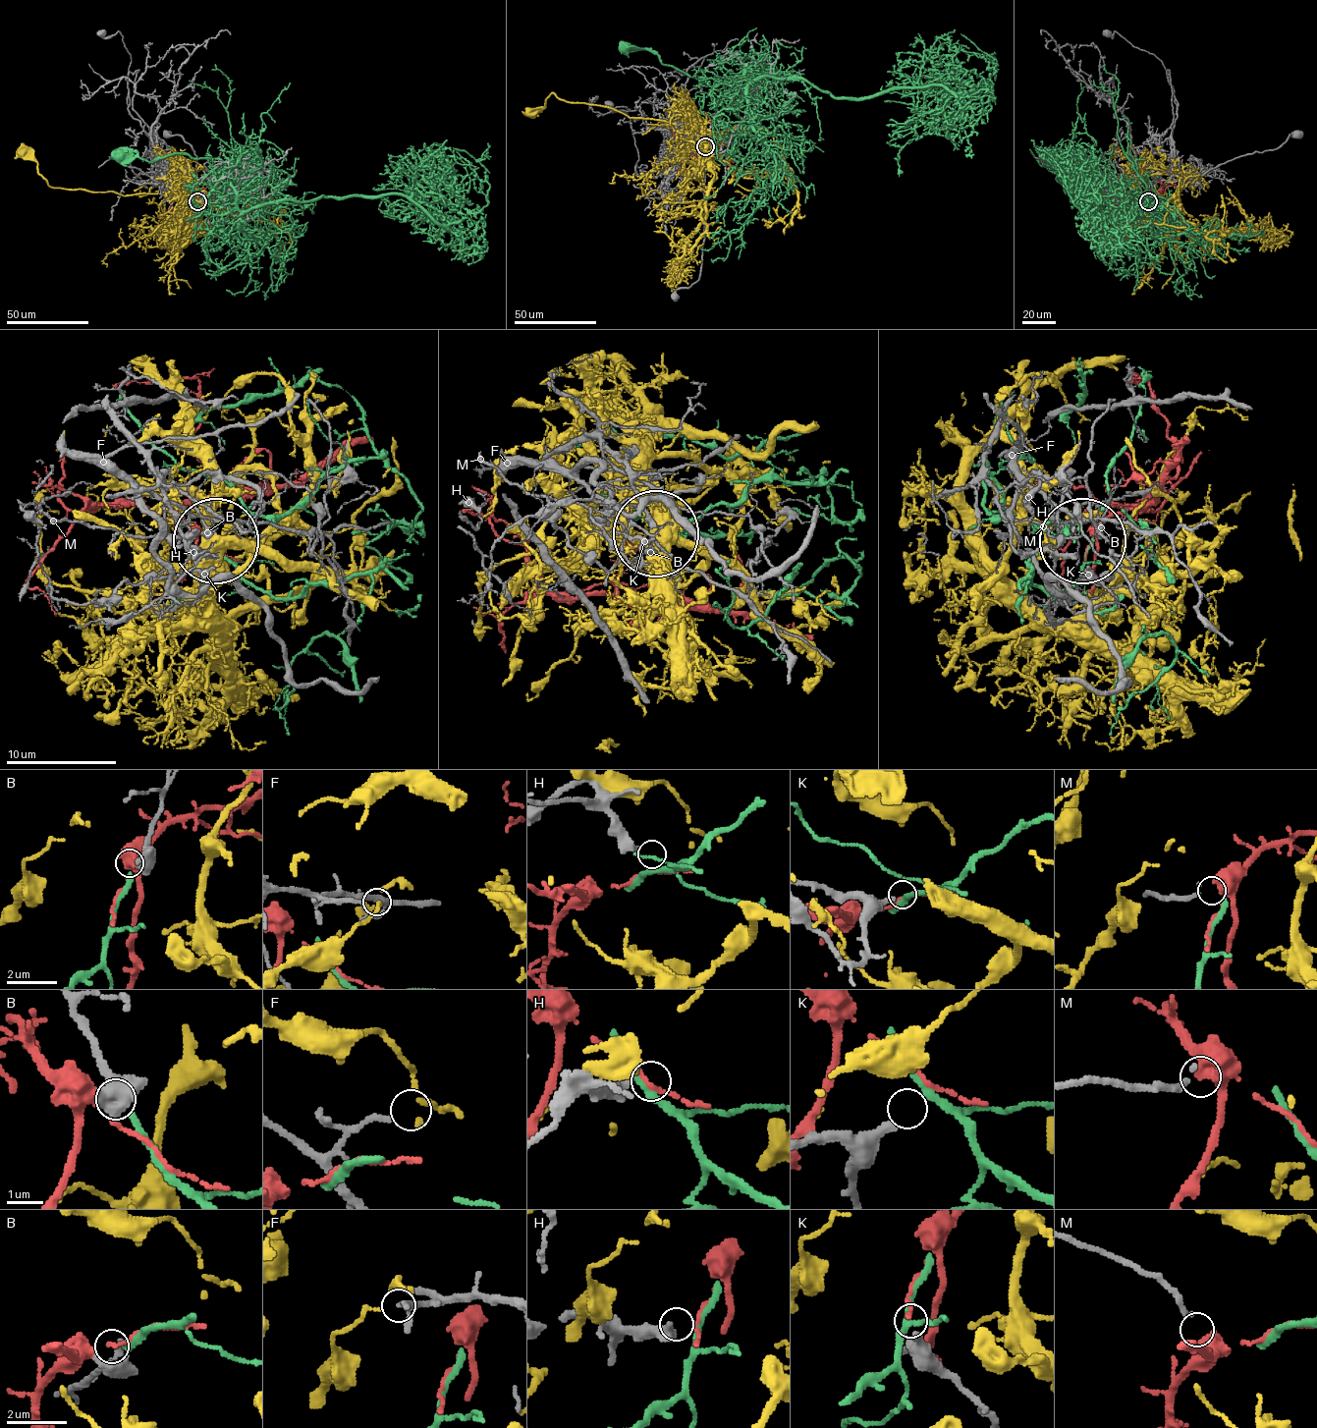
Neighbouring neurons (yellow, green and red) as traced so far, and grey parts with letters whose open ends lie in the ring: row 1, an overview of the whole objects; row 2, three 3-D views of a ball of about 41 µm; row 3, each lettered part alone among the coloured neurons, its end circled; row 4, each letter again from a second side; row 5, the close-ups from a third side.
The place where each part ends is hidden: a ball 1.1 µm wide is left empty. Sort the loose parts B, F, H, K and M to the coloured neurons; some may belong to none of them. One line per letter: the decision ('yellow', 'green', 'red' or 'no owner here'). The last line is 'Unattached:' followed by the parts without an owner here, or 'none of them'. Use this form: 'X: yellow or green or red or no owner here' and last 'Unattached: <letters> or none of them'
B: green
F: no owner here
H: no owner here
K: no owner here
M: red
Unattached: F, H, K

